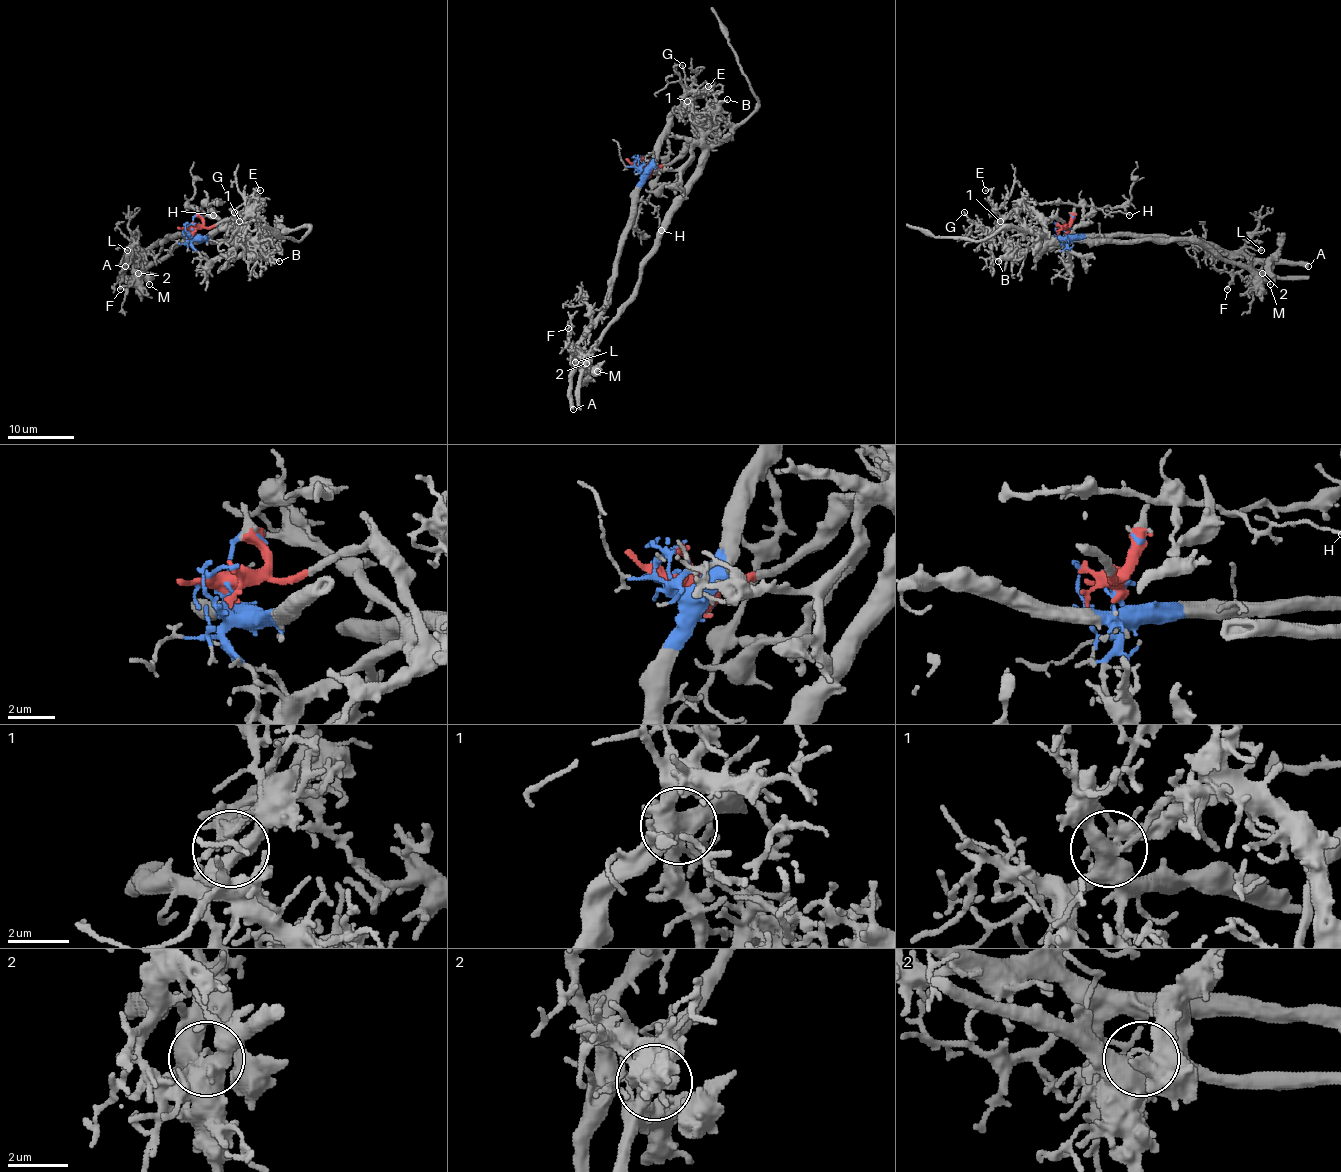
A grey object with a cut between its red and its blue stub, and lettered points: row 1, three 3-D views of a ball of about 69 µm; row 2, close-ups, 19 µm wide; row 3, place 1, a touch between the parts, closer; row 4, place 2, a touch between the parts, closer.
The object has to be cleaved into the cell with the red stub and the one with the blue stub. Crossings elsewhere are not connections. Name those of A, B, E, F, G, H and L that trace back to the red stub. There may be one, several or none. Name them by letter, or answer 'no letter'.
B, H

